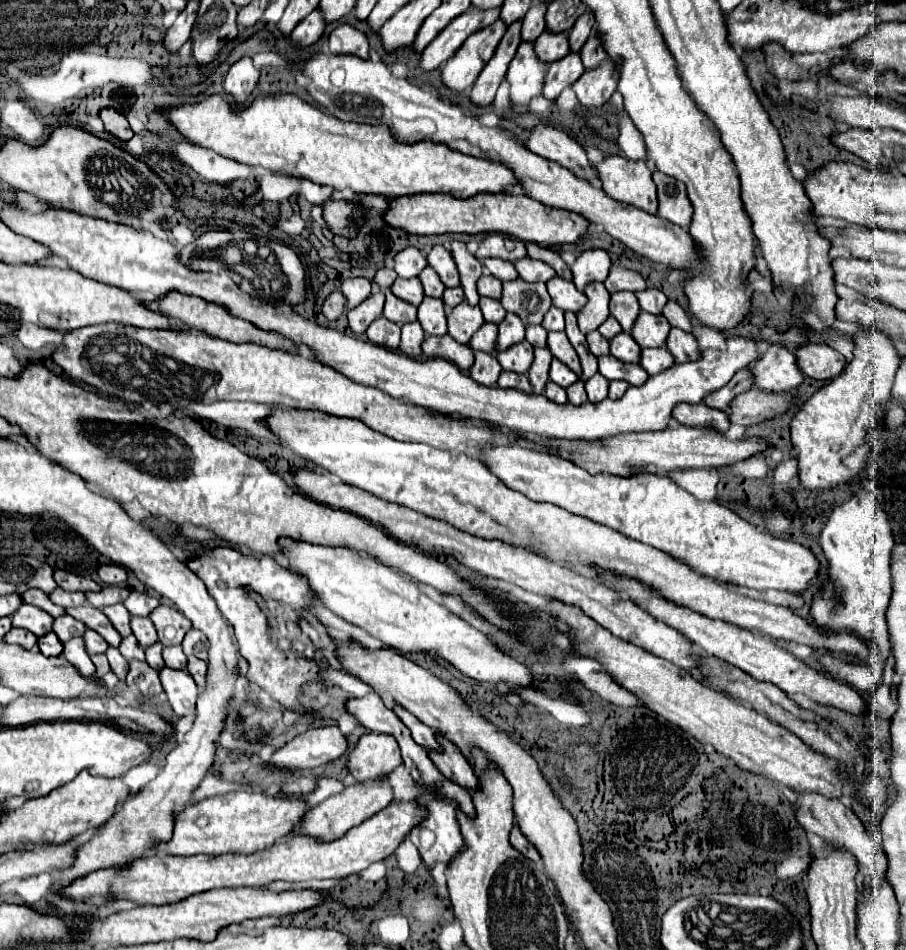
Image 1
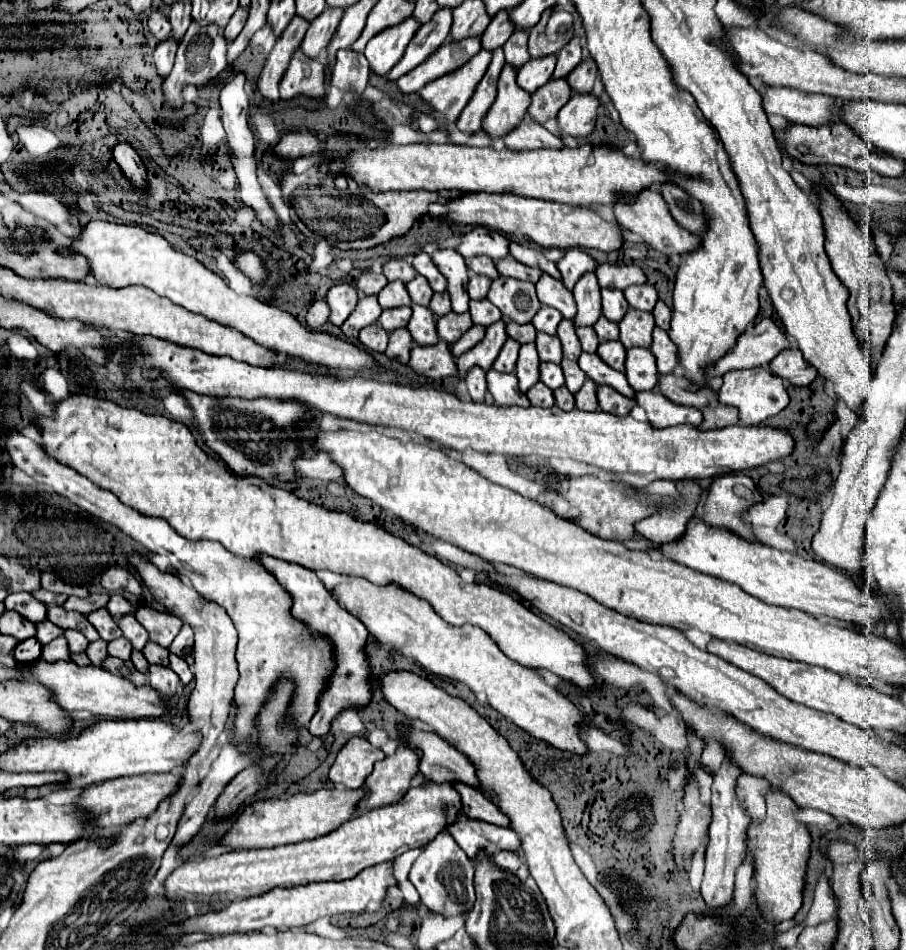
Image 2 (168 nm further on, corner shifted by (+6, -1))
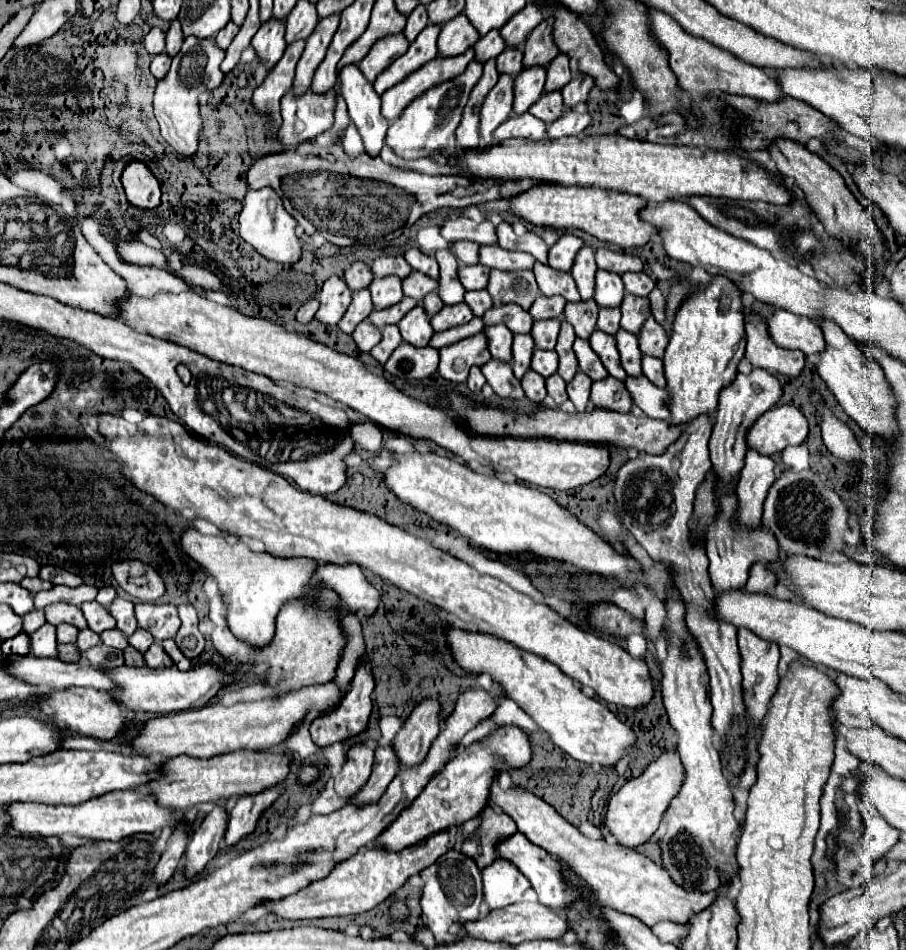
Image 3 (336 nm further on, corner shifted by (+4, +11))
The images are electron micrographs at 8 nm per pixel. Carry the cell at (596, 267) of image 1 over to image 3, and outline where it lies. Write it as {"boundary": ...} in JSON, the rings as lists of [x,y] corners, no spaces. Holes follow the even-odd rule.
{"boundary":[[[562,235],[558,239],[558,243],[550,249],[550,255],[548,255],[548,265],[558,269],[558,271],[570,271],[572,269],[572,263],[578,255],[578,251],[582,249],[584,241],[576,235]]]}

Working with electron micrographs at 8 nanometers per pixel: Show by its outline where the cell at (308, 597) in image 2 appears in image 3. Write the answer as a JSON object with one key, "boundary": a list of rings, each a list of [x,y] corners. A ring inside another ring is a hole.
{"boundary":[[[362,659],[360,667],[356,667],[356,675],[354,675],[352,683],[348,685],[346,693],[342,695],[340,703],[332,711],[326,711],[320,717],[316,717],[314,721],[310,721],[312,741],[316,745],[320,745],[320,747],[326,747],[326,745],[332,745],[336,741],[342,741],[348,735],[356,735],[362,729],[366,729],[368,717],[370,717],[370,711],[372,711],[372,693],[374,693],[374,687],[376,687],[374,673],[368,669],[368,659]]]}

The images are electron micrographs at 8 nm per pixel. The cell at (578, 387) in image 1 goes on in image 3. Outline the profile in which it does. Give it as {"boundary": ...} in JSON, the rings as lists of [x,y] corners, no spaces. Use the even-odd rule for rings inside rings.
{"boundary":[[[554,373],[552,377],[546,379],[546,389],[548,389],[548,395],[554,397],[556,405],[562,405],[562,403],[568,399],[568,393],[566,393],[566,381],[560,379],[558,373]]]}

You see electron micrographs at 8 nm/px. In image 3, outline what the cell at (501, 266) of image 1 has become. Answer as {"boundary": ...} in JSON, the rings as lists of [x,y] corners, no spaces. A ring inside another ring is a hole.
{"boundary":[[[458,241],[458,243],[454,243],[456,257],[460,261],[464,261],[466,265],[476,265],[478,263],[478,249],[480,249],[480,245],[472,243],[472,241]]]}

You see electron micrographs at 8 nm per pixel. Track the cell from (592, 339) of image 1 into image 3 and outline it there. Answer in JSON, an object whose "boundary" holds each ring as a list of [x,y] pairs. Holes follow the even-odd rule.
{"boundary":[[[594,299],[578,301],[578,303],[566,303],[564,317],[566,317],[566,321],[572,323],[578,337],[588,339],[592,335],[592,331],[596,329],[598,305],[596,305]]]}

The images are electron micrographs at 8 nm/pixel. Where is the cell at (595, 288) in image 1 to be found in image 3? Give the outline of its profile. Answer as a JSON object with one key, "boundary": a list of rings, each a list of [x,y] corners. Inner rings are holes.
{"boundary":[[[582,247],[580,253],[576,255],[576,261],[574,261],[574,267],[572,267],[572,277],[578,285],[578,291],[580,291],[580,297],[584,301],[592,299],[594,297],[594,275],[596,275],[598,267],[594,263],[594,251],[590,247]]]}

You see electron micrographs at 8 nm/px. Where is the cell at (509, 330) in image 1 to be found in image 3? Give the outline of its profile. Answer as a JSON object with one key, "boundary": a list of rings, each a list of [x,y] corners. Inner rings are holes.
{"boundary":[[[480,331],[478,335],[472,335],[460,343],[442,347],[438,373],[448,381],[462,383],[466,381],[472,365],[482,367],[490,359],[492,355],[488,351],[488,339],[484,339],[484,331]]]}

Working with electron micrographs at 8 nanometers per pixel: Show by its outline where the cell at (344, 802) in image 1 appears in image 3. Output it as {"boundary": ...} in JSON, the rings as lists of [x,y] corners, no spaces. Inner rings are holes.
{"boundary":[[[438,701],[420,703],[410,713],[402,729],[390,741],[400,767],[416,767],[416,763],[422,763],[426,759],[426,753],[438,735],[438,719],[440,719]]]}

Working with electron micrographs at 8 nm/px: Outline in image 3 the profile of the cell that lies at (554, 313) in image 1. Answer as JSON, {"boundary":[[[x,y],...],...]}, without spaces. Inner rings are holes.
{"boundary":[[[538,295],[536,301],[532,303],[532,307],[528,309],[528,313],[540,321],[540,319],[554,319],[554,317],[562,317],[564,315],[564,305],[566,305],[566,299],[560,299],[560,297],[544,297],[544,295]]]}

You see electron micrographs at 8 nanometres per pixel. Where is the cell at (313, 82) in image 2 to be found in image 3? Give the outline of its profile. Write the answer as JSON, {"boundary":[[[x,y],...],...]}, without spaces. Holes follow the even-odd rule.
{"boundary":[[[292,89],[282,99],[282,127],[280,139],[284,145],[298,145],[324,133],[334,123],[336,91],[328,89],[324,95],[304,91],[300,99],[294,99]]]}

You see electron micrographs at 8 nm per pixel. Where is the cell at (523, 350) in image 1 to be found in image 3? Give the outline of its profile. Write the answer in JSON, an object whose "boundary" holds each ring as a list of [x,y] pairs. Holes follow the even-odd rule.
{"boundary":[[[500,325],[486,327],[484,331],[488,337],[488,349],[490,349],[492,357],[500,359],[500,361],[510,361],[512,359],[514,333],[508,331],[508,327],[500,327]]]}

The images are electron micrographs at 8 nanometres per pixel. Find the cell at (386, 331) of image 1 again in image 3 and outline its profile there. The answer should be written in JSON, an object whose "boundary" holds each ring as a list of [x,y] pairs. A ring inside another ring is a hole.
{"boundary":[[[364,319],[356,331],[352,333],[356,345],[360,351],[370,351],[380,339],[382,339],[382,331],[378,327],[372,327],[372,323],[368,323],[368,319]]]}

